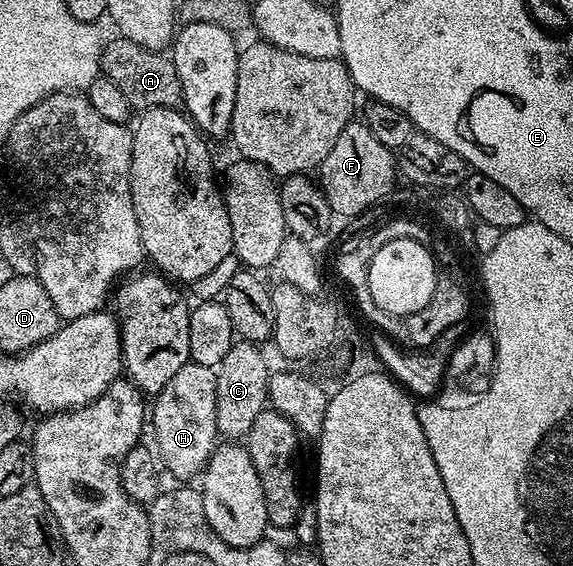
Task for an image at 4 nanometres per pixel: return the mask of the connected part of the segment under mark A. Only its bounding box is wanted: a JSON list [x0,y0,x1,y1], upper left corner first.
[101,36,182,111]

